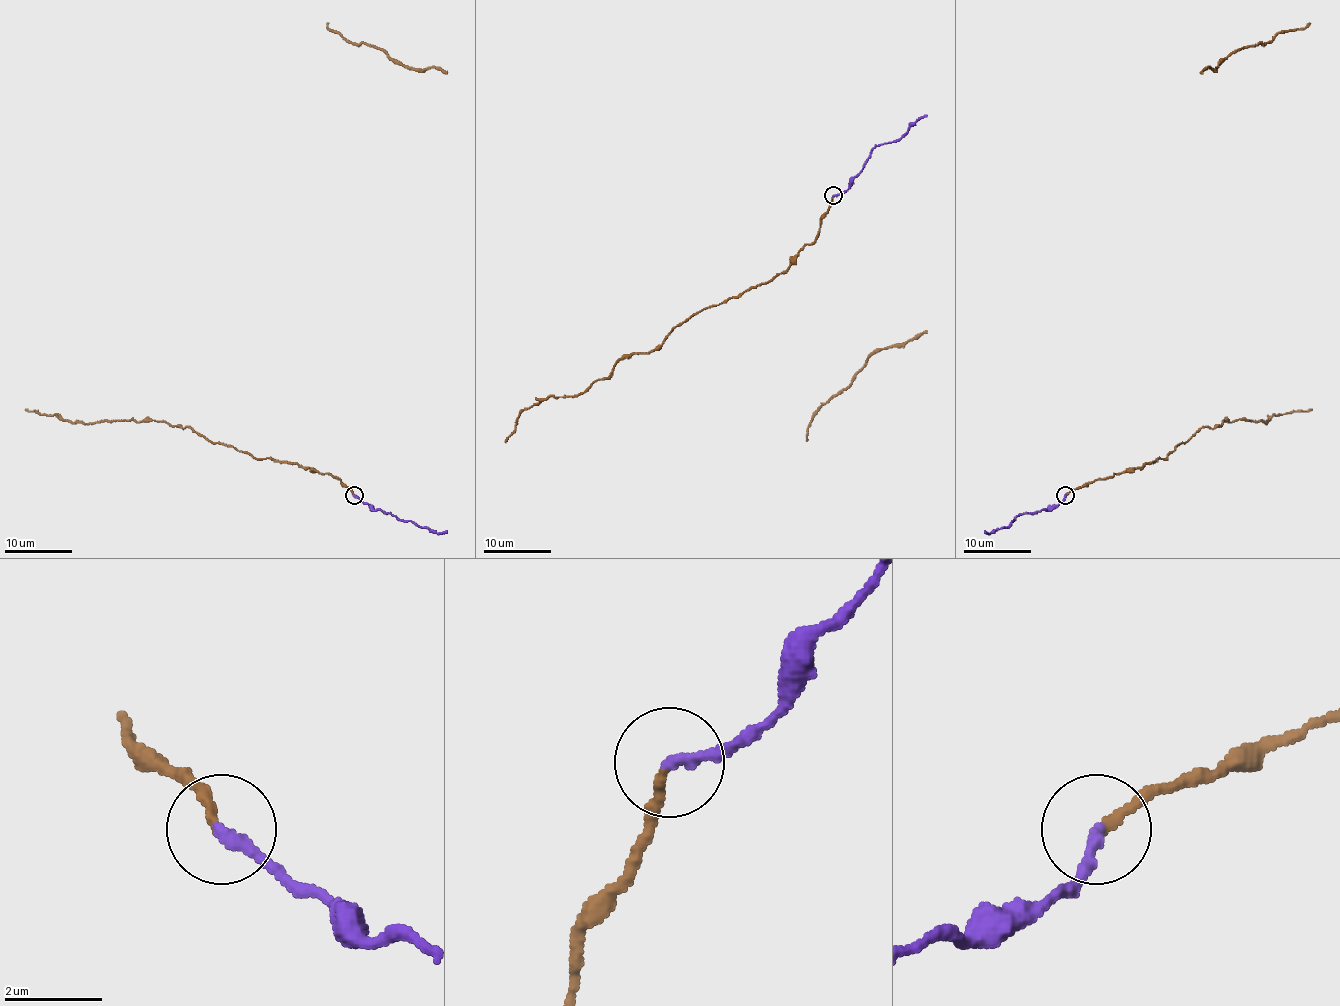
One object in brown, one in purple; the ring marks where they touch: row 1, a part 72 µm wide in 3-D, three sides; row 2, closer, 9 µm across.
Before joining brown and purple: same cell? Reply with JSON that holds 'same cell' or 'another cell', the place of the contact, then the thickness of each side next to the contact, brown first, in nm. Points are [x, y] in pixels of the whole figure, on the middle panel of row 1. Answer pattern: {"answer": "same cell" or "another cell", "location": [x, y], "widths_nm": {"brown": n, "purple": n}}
{"answer": "same cell", "location": [833, 195], "widths_nm": {"brown": 170, "purple": 280}}

